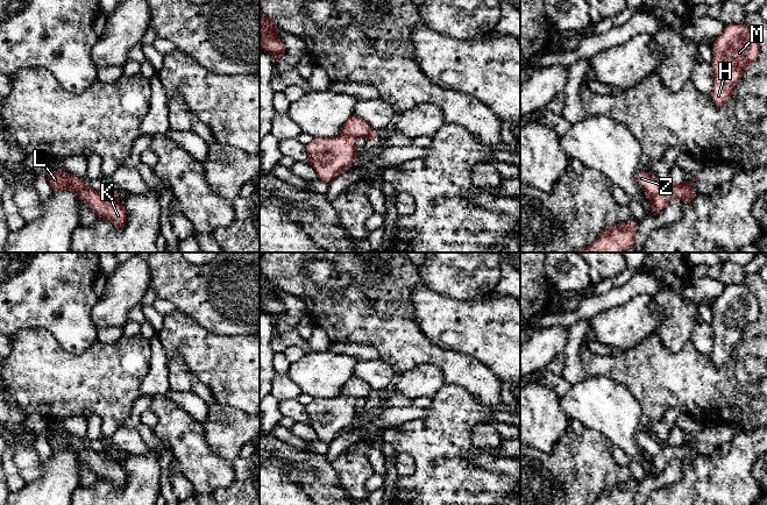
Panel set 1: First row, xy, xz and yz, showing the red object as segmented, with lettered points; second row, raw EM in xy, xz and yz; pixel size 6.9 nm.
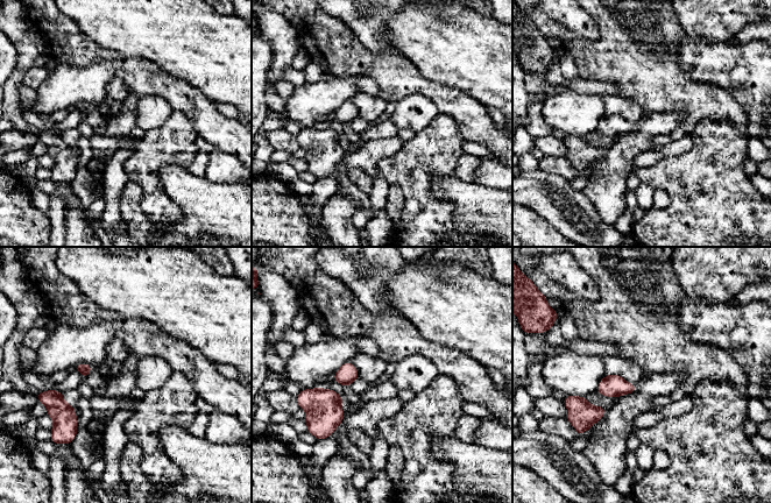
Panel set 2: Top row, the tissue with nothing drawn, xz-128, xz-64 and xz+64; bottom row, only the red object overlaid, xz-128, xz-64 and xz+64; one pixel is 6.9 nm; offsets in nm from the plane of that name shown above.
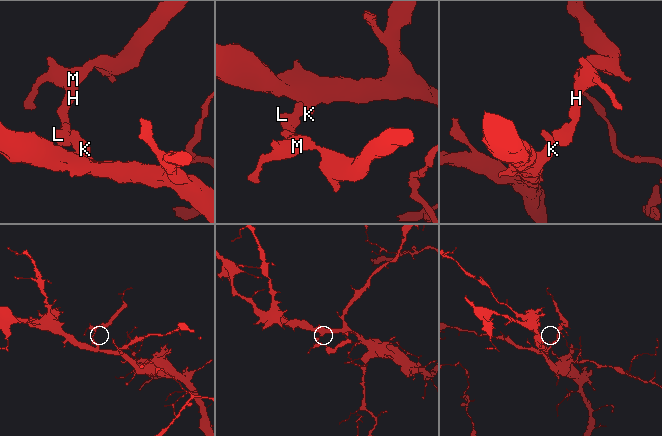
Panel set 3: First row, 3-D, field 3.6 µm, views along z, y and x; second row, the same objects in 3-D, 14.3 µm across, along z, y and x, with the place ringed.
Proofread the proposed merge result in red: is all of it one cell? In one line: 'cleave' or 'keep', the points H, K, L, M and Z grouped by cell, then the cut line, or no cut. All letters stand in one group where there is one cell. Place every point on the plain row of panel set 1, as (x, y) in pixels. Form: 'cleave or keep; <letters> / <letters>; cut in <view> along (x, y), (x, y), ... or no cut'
keep; H K L M Z; no cut

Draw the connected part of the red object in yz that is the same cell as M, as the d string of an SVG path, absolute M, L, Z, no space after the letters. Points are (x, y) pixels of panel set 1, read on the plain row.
M727 285L712 306L713 350L712 362L724 365L733 355L734 346L741 340L744 330L760 315L760 306L745 285Z

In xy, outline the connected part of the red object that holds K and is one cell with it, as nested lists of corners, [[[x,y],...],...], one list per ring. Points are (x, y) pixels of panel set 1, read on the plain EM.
[[[62,431],[49,434],[47,440],[52,451],[69,450],[76,454],[94,471],[97,478],[105,478],[112,482],[116,490],[123,489],[126,484],[126,470],[121,465],[116,453],[93,450],[90,446],[85,446],[80,439]]]

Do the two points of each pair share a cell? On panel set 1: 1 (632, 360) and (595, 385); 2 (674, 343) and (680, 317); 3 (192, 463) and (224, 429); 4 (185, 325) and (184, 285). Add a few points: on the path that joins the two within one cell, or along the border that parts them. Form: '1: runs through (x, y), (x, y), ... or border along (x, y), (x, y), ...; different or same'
1: border along (606, 376), (622, 383), (630, 391); different
2: runs through (674, 336), (677, 324); same
3: border along (200, 426), (208, 447), (215, 454), (231, 461); different
4: border along (177, 310), (190, 314), (207, 329); different

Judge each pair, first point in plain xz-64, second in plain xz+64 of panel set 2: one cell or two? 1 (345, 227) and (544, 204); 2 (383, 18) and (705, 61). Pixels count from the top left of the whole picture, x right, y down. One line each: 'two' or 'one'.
1: two
2: one

